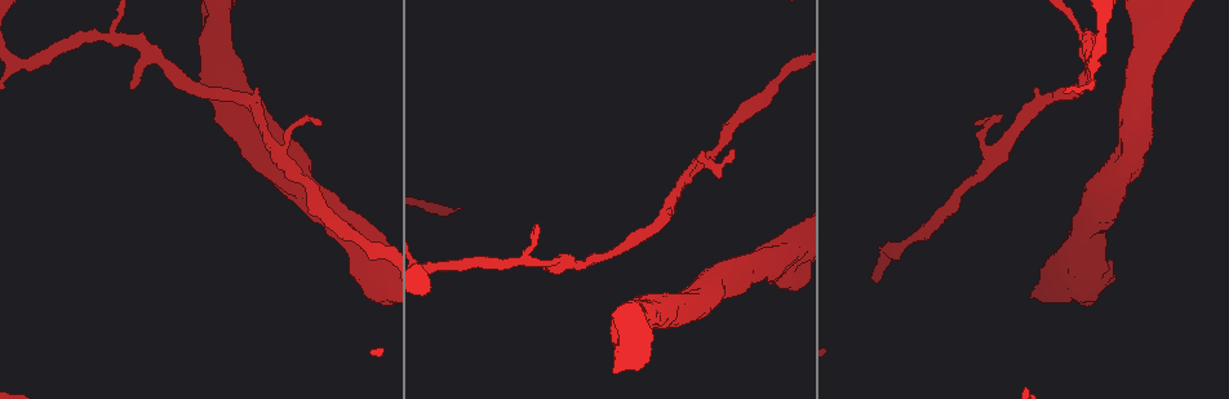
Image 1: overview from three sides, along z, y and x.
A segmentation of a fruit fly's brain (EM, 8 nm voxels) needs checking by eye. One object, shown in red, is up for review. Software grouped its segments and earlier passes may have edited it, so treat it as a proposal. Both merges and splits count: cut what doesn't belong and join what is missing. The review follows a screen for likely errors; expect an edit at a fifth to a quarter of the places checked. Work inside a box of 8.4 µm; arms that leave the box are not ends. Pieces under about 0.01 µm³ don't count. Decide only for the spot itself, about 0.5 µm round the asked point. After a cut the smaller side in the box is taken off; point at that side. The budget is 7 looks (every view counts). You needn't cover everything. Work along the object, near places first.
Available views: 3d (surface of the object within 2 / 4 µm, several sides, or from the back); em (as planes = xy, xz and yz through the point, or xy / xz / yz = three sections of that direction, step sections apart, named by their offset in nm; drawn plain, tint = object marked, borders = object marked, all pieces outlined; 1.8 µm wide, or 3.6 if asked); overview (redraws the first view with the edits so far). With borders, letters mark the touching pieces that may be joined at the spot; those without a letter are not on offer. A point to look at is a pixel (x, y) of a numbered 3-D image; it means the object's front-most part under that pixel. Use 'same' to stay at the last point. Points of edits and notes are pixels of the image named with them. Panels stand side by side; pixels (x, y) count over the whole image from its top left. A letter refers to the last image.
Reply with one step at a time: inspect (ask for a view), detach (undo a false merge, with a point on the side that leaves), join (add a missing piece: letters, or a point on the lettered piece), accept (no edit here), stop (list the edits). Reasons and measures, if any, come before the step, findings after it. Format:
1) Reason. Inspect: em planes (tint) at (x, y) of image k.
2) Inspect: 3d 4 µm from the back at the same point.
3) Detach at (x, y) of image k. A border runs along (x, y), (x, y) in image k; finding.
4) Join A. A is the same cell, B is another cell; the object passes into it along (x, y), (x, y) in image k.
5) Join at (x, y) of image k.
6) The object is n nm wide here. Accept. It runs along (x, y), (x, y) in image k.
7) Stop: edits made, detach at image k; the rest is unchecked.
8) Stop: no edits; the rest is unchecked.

Three-way junction. Inspect: em planes (borders) at (527, 258) of image 1.

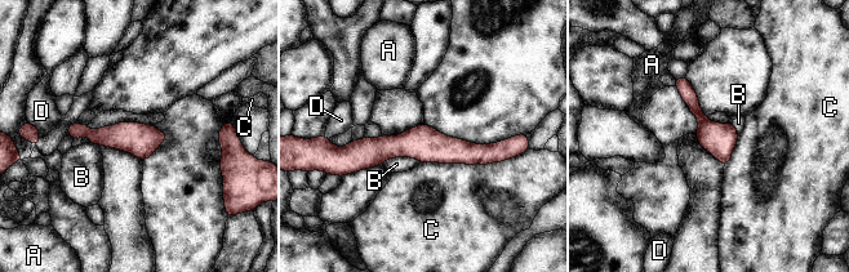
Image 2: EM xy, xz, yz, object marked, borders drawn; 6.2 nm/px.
Accept. A, B, C and D are other cells; continuous, no second neuron.

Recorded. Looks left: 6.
Inspect: 3d 4 µm from the back at (211, 21) of image 1.

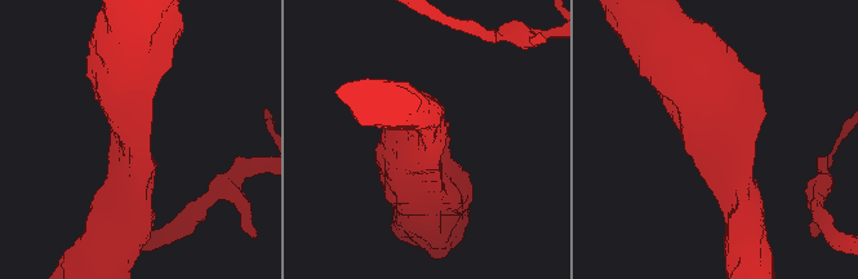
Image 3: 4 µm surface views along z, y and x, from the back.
3 arms meet here; the arms are 440, 480, 480 nm wide; now the EM. Inspect: em 3.6 µm xz step 4 (borders) at (135, 145) of image 3.

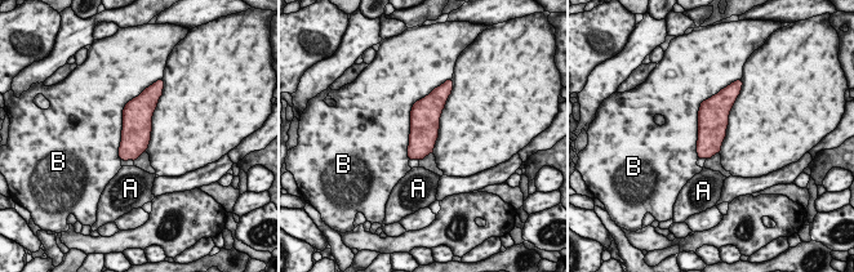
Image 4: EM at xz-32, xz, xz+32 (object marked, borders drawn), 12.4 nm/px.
Accept. A and B are other cells; a border runs along (432, 90), (412, 107), (409, 159) in image 4; continuous, no second neuron.

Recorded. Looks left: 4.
Abrupt turn. Inspect: em yz step 16 (borders) at (297, 125) of image 1.

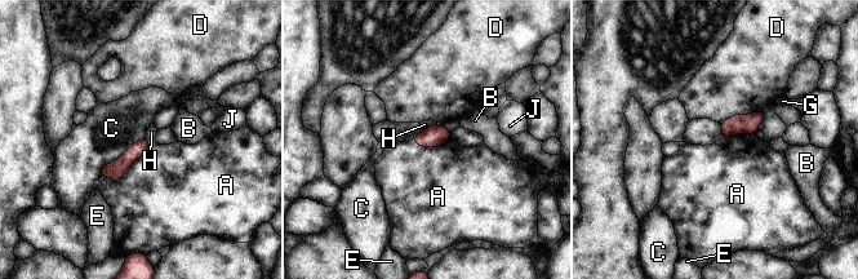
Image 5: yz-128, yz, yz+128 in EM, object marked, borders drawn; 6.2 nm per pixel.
Accept. A, B, C, D, E, G, H and J are other cells; it runs along (145, 144), (118, 168), (105, 173) in image 5; one neuron here.

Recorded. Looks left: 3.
Stop: no edits; the rest is unchecked.

